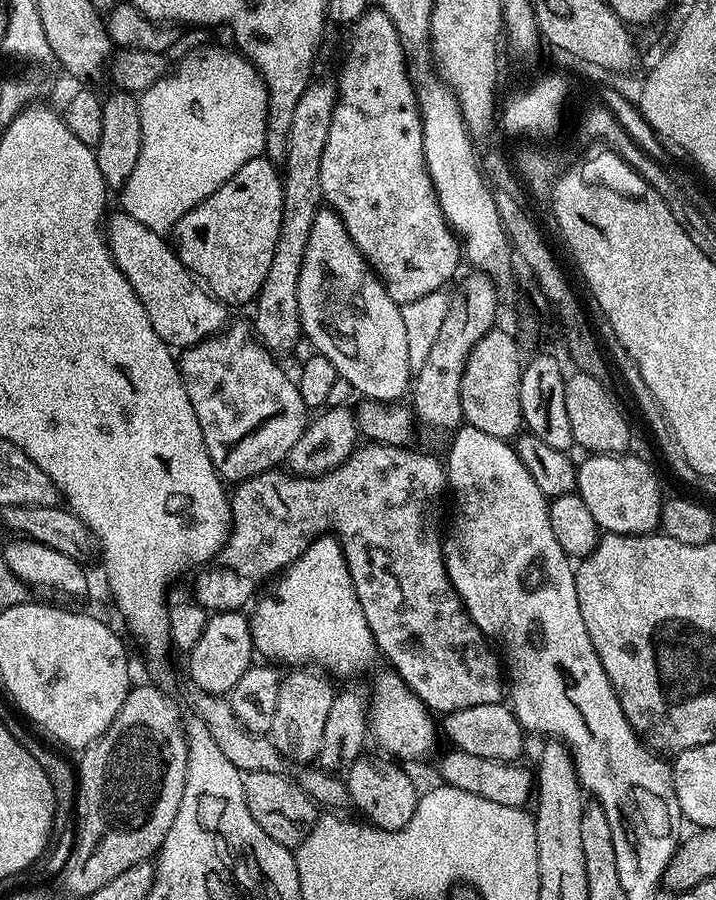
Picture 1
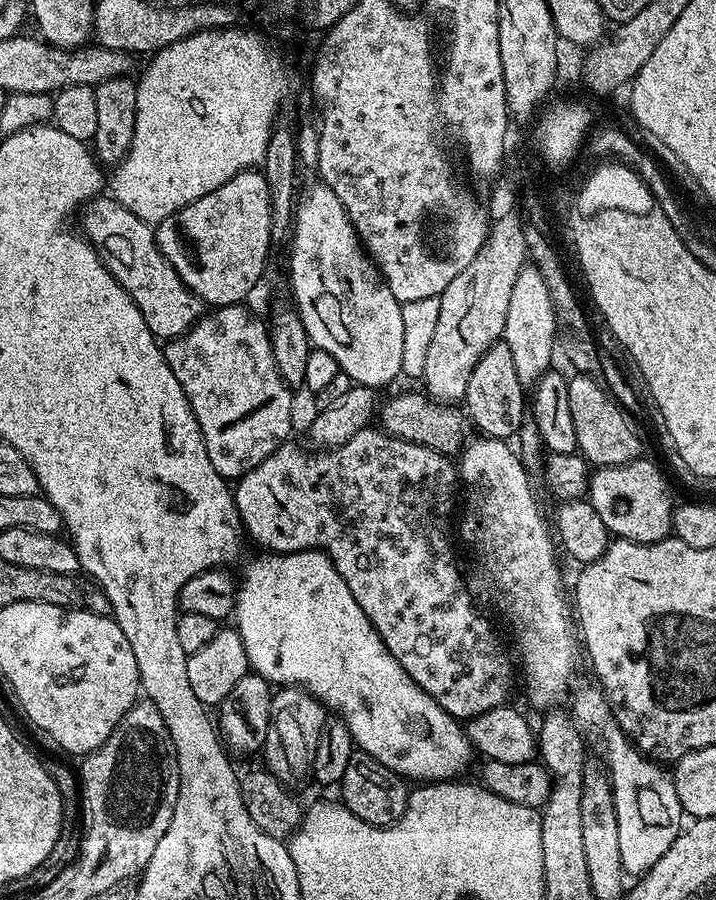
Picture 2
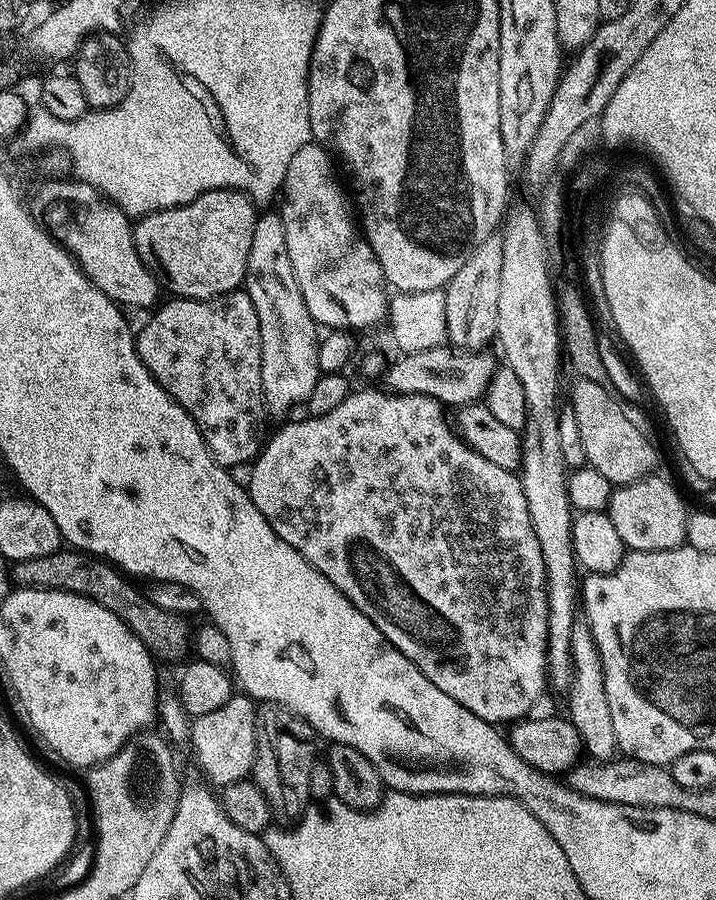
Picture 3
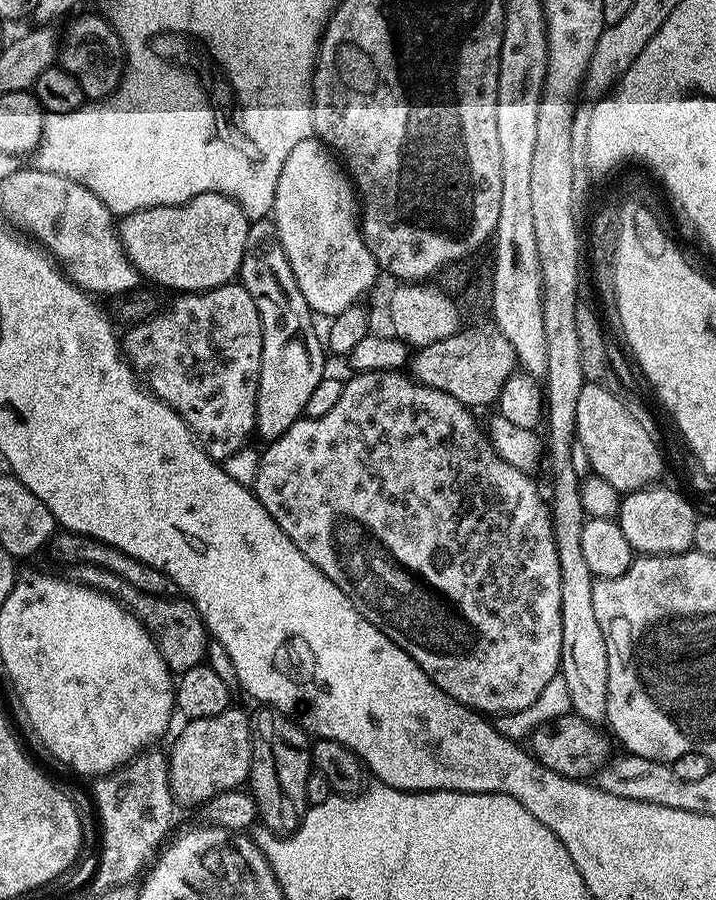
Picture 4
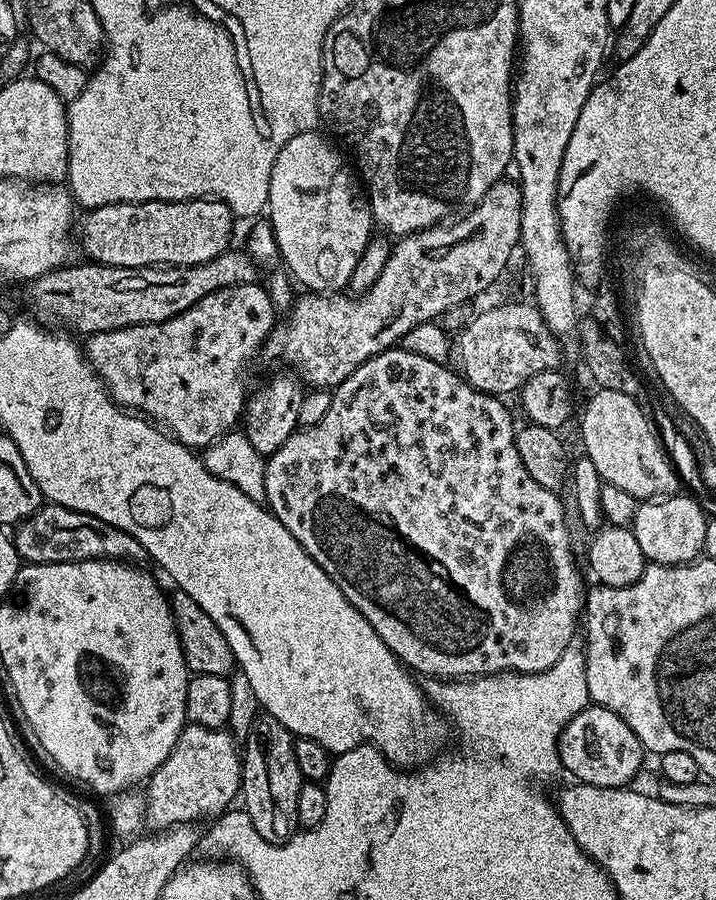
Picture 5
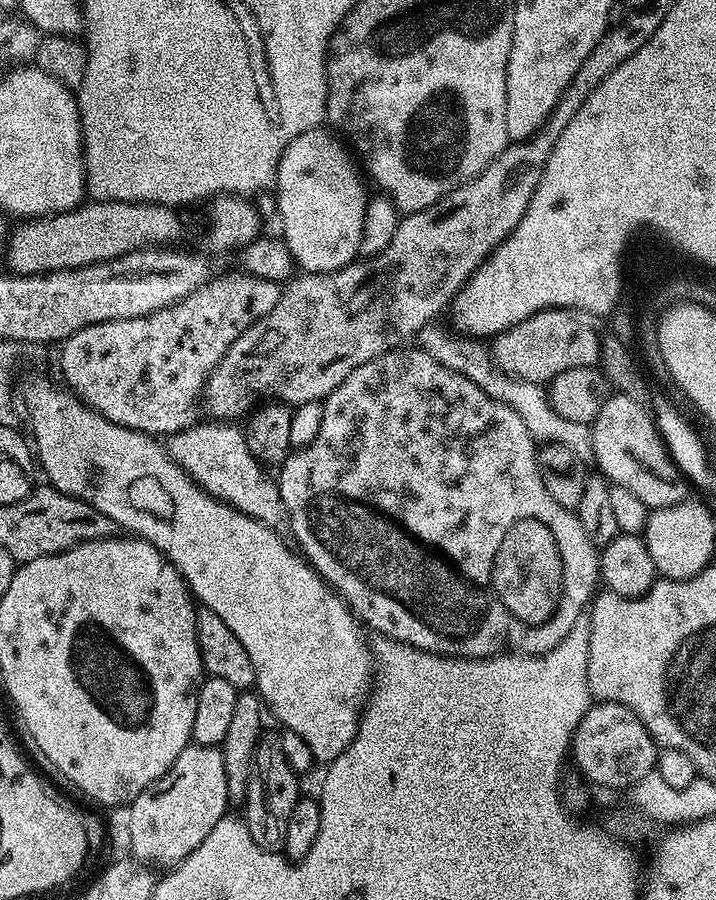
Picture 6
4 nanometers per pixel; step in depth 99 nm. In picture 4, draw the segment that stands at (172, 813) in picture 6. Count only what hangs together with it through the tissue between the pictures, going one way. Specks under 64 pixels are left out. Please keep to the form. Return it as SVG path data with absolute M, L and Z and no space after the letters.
M236 706L214 718L187 721L167 753L168 778L173 797L184 804L203 805L219 792L239 789L248 779L252 761L252 726L249 713Z

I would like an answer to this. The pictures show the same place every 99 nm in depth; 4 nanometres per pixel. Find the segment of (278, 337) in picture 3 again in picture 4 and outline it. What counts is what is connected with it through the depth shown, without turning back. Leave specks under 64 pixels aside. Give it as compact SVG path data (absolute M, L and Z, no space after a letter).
M268 218L251 221L247 230L246 250L240 267L239 279L244 288L254 298L258 307L259 318L263 330L262 366L259 368L258 398L255 400L255 433L264 439L265 443L272 443L286 432L296 420L301 419L304 406L311 391L323 380L324 354L323 341L314 330L314 313L306 302L305 295L298 289L297 279L290 269L284 247L281 246L280 236L277 234L275 223Z

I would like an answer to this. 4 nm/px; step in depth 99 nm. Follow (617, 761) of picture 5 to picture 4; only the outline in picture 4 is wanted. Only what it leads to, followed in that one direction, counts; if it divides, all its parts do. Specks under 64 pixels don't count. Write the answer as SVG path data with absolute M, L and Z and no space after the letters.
M575 714L558 716L551 721L550 727L541 726L535 729L531 735L533 736L532 744L530 743L531 755L535 763L546 766L552 772L569 776L572 780L595 777L597 772L610 764L614 756L612 755L613 741L609 733L600 727L599 723Z

